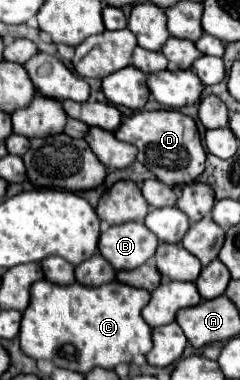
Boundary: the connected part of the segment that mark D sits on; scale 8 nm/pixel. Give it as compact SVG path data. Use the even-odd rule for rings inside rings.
M139 110L115 130L115 136L137 146L137 160L149 168L157 180L169 186L189 184L205 170L205 150L201 146L197 126L193 118L181 114L179 110Z

